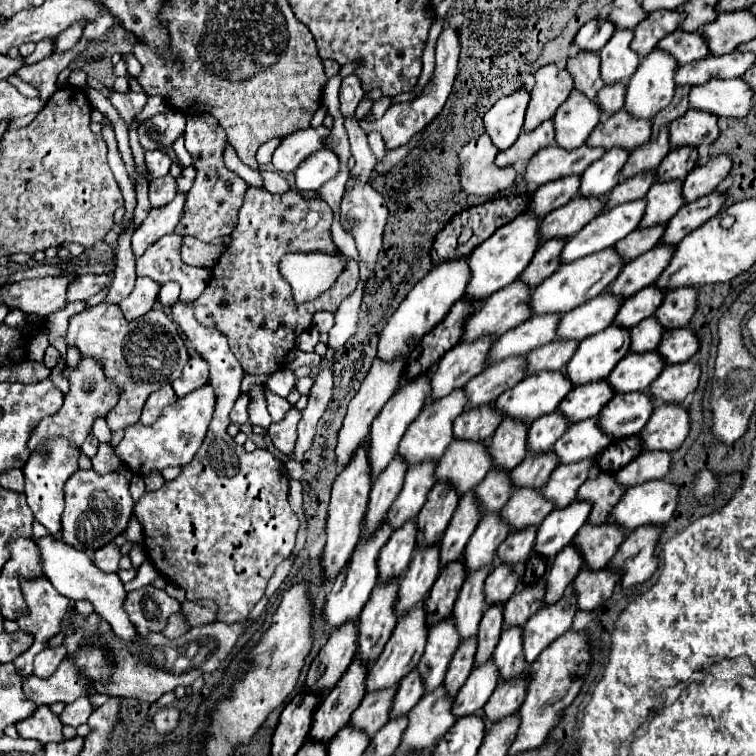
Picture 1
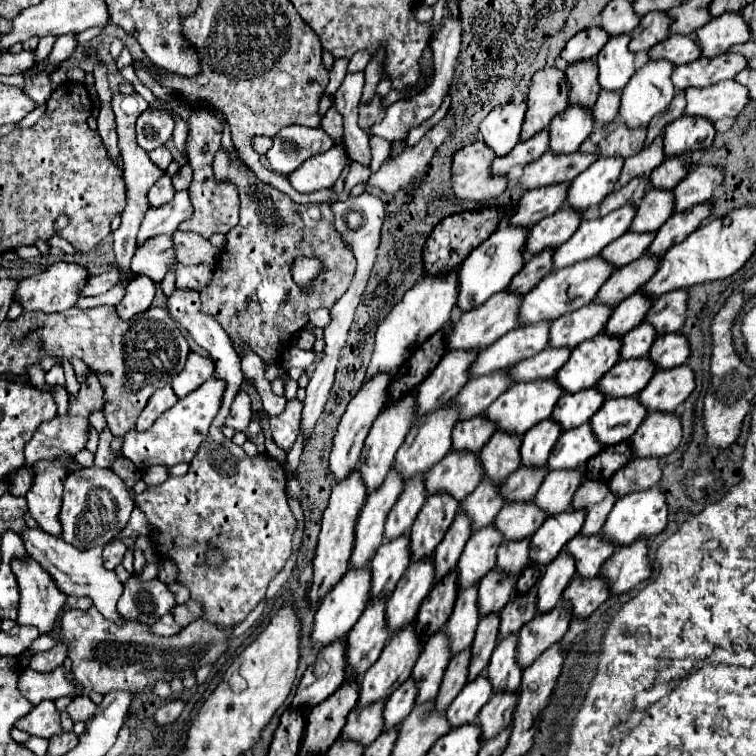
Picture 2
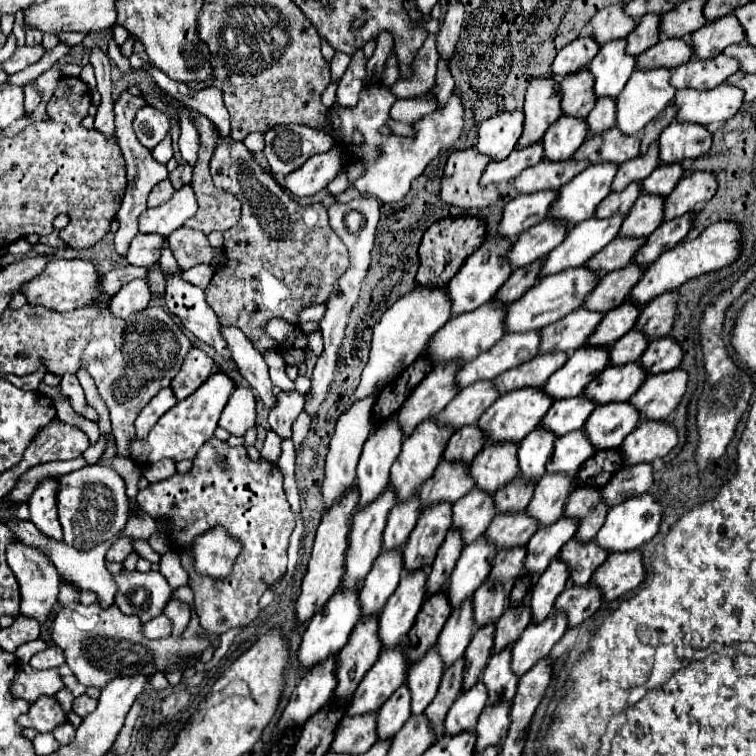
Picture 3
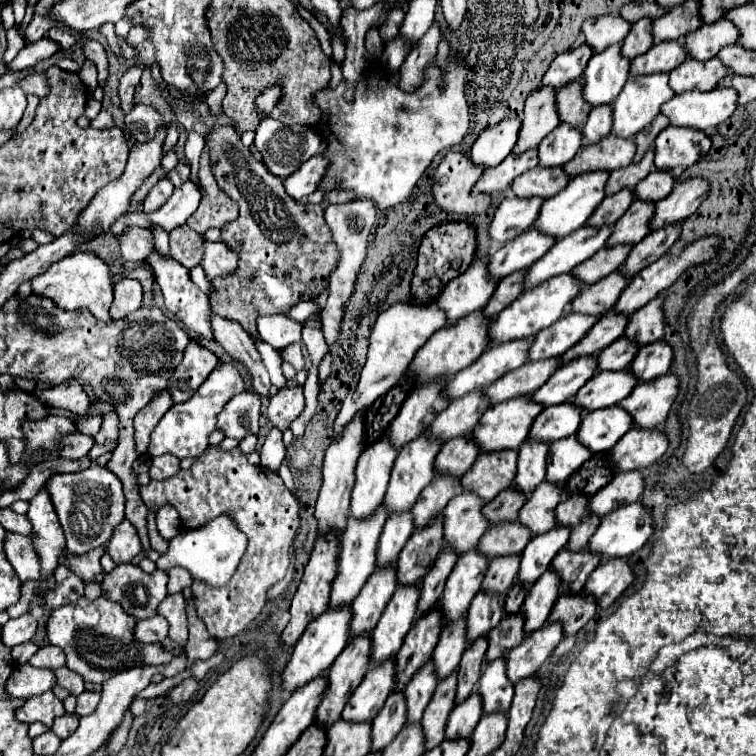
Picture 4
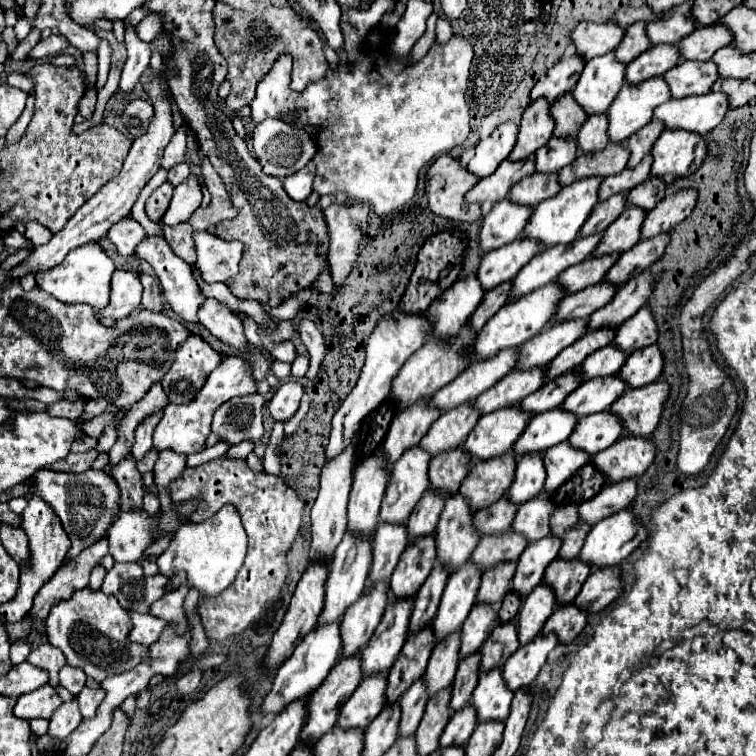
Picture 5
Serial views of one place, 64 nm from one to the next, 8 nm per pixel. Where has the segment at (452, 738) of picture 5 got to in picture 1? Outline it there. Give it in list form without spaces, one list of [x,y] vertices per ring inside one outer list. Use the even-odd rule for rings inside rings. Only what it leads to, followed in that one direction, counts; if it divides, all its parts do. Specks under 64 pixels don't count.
[[[488,660],[482,666],[476,666],[456,694],[454,710],[452,710],[454,716],[462,718],[468,714],[480,714],[484,704],[492,696],[498,680],[500,680],[500,672],[492,660]]]

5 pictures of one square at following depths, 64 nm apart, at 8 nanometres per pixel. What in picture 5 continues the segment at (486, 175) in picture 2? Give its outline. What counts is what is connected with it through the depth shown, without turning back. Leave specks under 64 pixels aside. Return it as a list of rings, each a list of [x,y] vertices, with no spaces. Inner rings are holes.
[[[440,156],[428,170],[426,174],[426,194],[430,200],[430,210],[438,216],[446,216],[452,220],[462,220],[462,222],[474,222],[482,216],[480,204],[470,204],[464,200],[464,194],[478,182],[478,178],[468,172],[464,166],[460,166],[458,158],[452,156]]]

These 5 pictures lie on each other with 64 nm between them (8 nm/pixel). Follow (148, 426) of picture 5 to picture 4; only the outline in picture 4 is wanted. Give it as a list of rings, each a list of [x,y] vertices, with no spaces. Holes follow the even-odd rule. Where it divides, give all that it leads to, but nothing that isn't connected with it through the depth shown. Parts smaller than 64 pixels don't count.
[[[162,390],[148,406],[144,406],[144,410],[140,410],[134,418],[134,428],[136,428],[136,452],[144,454],[146,446],[148,446],[148,438],[150,438],[150,430],[158,424],[158,420],[170,410],[170,406],[174,404],[172,396],[168,394],[168,390]]]

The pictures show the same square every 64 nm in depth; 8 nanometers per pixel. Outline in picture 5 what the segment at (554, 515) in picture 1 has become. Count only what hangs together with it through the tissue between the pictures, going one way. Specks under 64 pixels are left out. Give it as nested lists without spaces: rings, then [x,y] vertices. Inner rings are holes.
[[[554,536],[530,542],[518,560],[518,568],[512,578],[512,590],[534,590],[540,584],[546,566],[558,556],[558,550],[560,538]]]

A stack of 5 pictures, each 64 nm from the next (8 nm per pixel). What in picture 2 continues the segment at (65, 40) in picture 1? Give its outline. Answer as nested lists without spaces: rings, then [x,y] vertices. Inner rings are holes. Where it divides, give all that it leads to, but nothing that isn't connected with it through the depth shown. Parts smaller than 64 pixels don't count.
[[[64,34],[57,37],[50,55],[42,62],[35,64],[39,70],[48,64],[59,64],[67,59],[76,48],[76,34]]]

